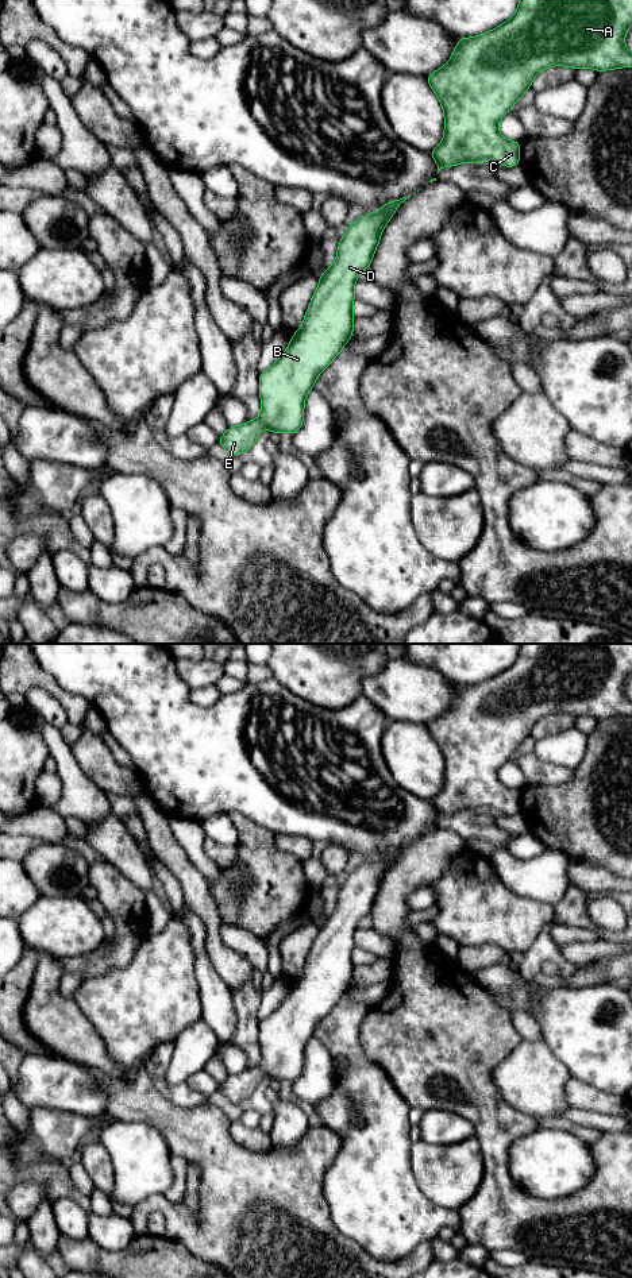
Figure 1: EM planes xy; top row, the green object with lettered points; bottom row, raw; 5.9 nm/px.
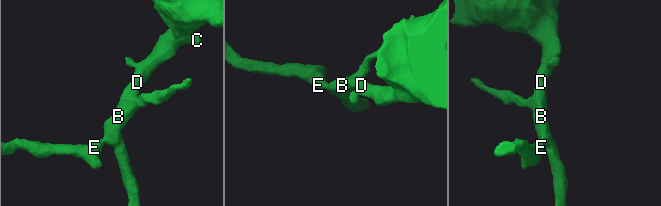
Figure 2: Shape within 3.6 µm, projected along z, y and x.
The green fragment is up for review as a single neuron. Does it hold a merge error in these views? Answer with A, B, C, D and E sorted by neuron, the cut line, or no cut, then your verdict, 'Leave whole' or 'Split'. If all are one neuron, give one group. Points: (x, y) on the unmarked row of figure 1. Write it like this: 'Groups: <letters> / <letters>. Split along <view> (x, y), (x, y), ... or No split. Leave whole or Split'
Groups: A B C D E. No split. Leave whole

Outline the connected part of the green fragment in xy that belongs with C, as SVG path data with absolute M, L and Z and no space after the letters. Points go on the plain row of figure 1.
M521 644L516 661L504 672L479 684L458 686L448 711L425 725L444 758L443 788L429 800L438 821L465 810L494 808L506 815L520 812L520 789L508 788L498 780L500 767L531 737L533 725L548 714L591 715L596 719L632 715L632 700L624 691L631 672L632 644Z

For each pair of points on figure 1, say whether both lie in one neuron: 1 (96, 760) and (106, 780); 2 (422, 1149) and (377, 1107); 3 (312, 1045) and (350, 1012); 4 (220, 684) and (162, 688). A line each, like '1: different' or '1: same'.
1: same
2: different
3: different
4: different

